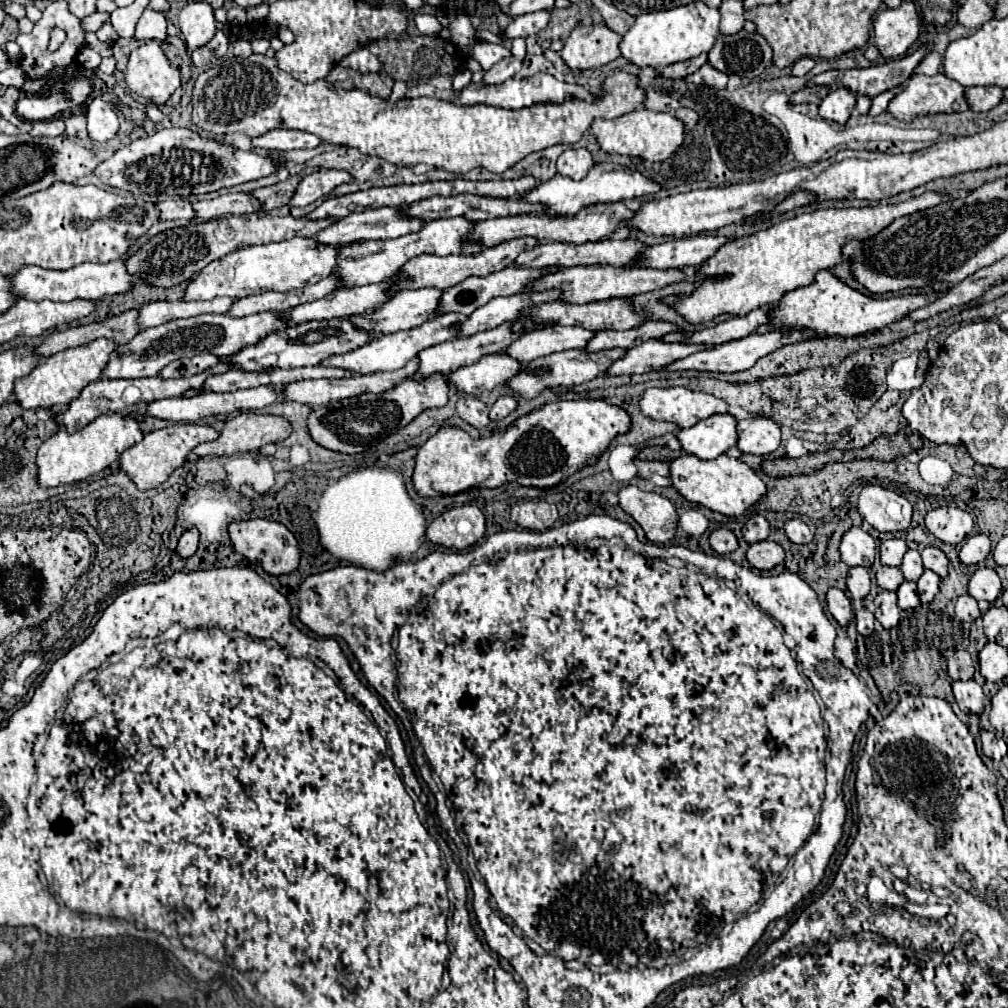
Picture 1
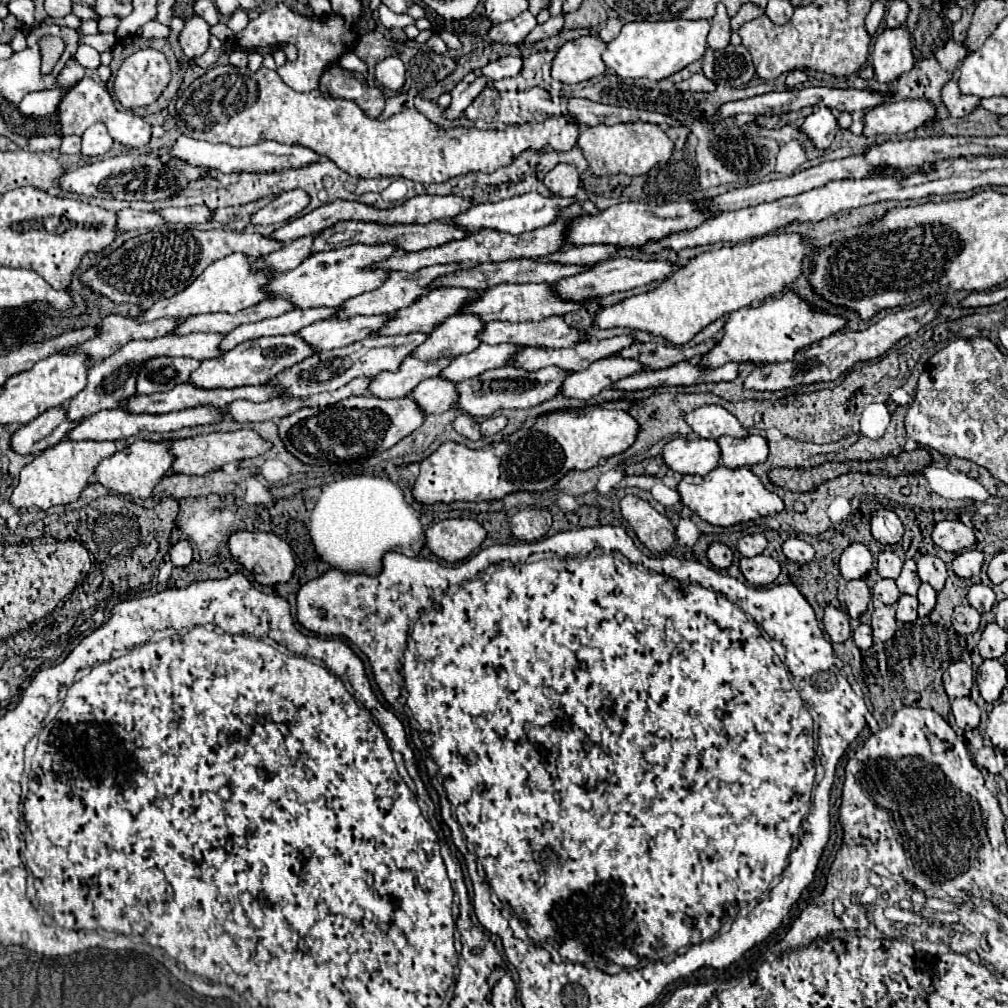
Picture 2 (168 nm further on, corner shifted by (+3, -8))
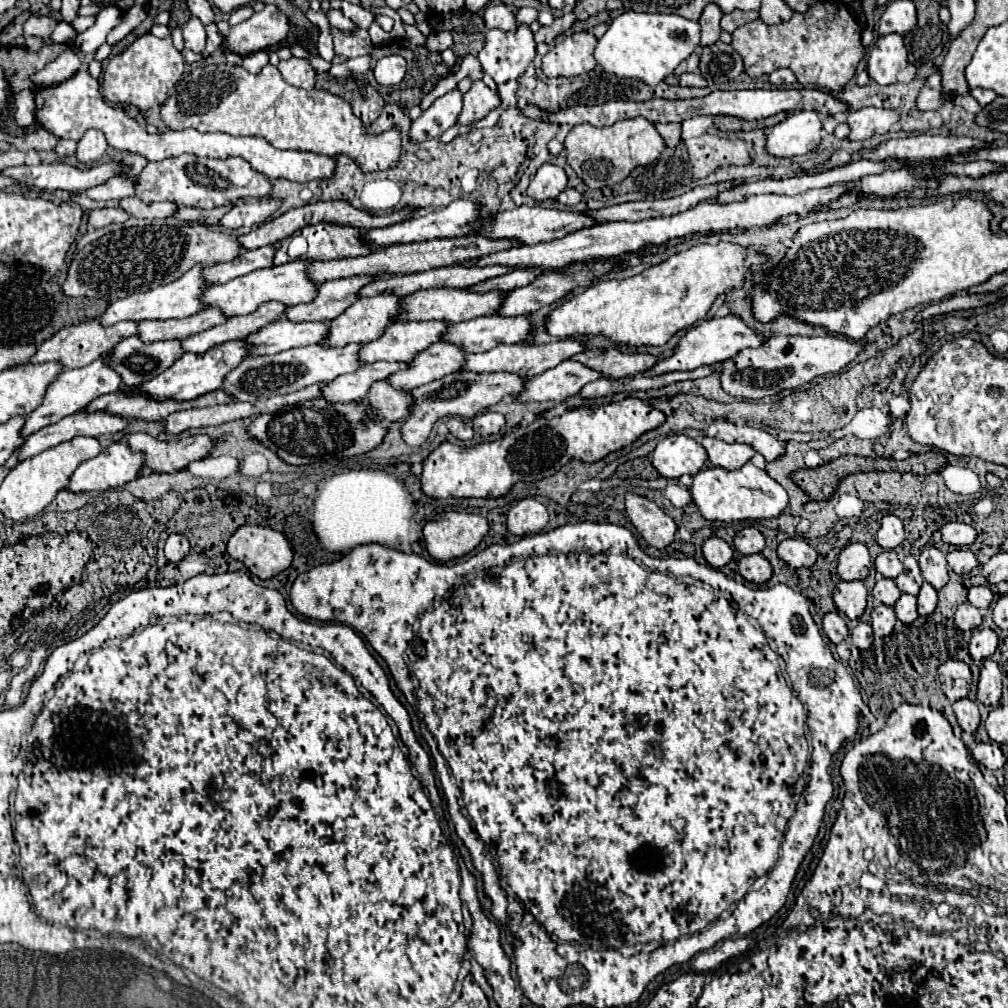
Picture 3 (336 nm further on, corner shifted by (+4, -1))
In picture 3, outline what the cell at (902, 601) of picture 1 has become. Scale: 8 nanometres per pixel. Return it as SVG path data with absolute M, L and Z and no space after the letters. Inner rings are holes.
M902 595L898 599L898 603L894 605L894 611L896 611L896 617L902 621L902 623L912 623L914 619L918 619L918 611L916 611L916 597L914 595Z

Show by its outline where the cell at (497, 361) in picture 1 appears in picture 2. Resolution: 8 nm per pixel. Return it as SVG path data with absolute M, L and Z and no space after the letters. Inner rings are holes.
M435 376L429 380L423 380L415 390L413 390L415 402L423 406L425 414L437 414L451 410L459 402L459 390L453 380Z

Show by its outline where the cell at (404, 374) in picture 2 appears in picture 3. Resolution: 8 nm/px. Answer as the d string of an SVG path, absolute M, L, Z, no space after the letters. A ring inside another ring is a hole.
M406 363L362 365L354 373L340 375L334 381L322 385L320 397L324 397L328 403L352 403L356 399L362 399L374 381L382 381L386 379L386 375L392 375L402 367L406 367Z

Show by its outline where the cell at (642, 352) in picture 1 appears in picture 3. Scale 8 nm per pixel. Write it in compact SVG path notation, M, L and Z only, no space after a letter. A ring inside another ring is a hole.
M562 361L558 367L544 371L542 375L530 377L524 383L524 389L516 395L516 401L534 403L534 401L564 401L566 397L576 395L586 383L598 379L596 371L582 367L576 361Z

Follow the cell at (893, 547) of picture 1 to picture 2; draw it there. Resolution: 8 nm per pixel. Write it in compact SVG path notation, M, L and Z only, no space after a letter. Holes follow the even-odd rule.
M885 550L877 556L877 570L879 570L881 578L893 578L895 580L901 572L901 566L903 566L903 560L891 550Z

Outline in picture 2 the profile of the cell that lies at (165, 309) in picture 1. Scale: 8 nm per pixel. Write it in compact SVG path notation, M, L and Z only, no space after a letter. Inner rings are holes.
M111 314L103 318L99 330L101 334L83 342L83 346L77 346L75 350L63 350L67 354L71 352L85 352L89 354L95 362L101 362L103 358L111 356L115 350L119 350L123 344L131 340L141 340L141 338L157 338L163 334L169 334L171 330L181 326L181 318L159 318L155 322L139 322L135 318Z

